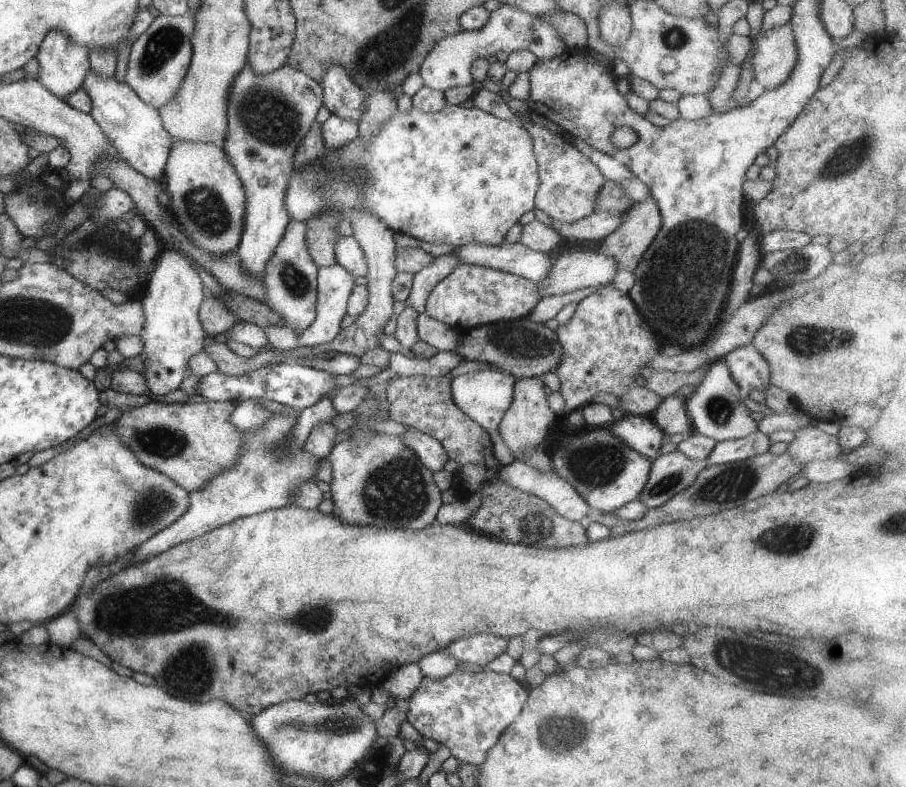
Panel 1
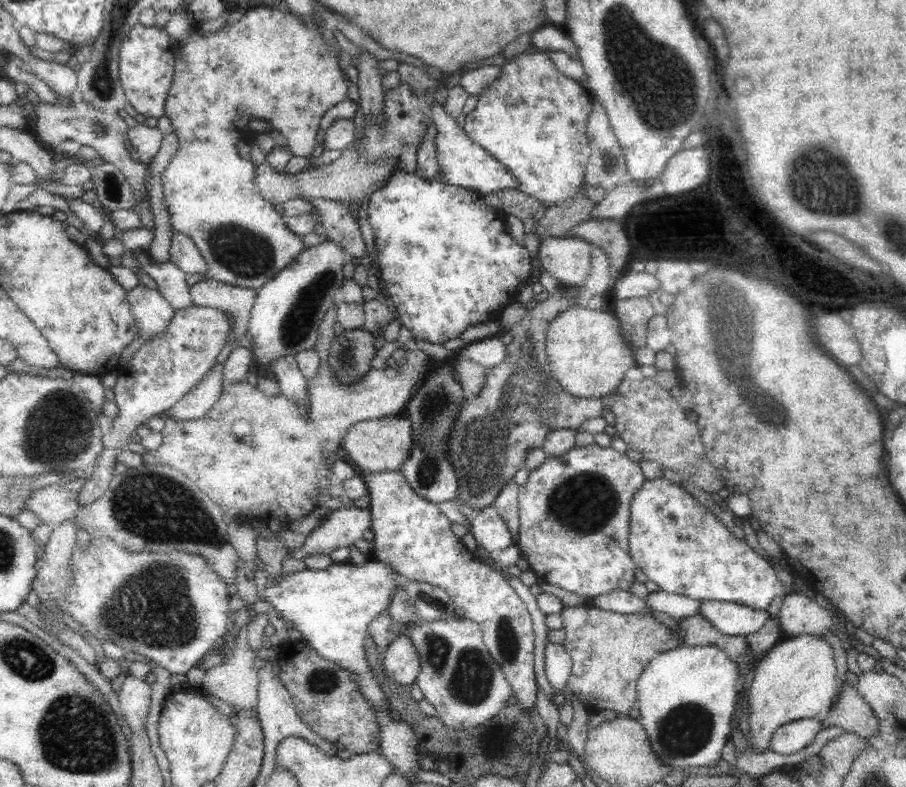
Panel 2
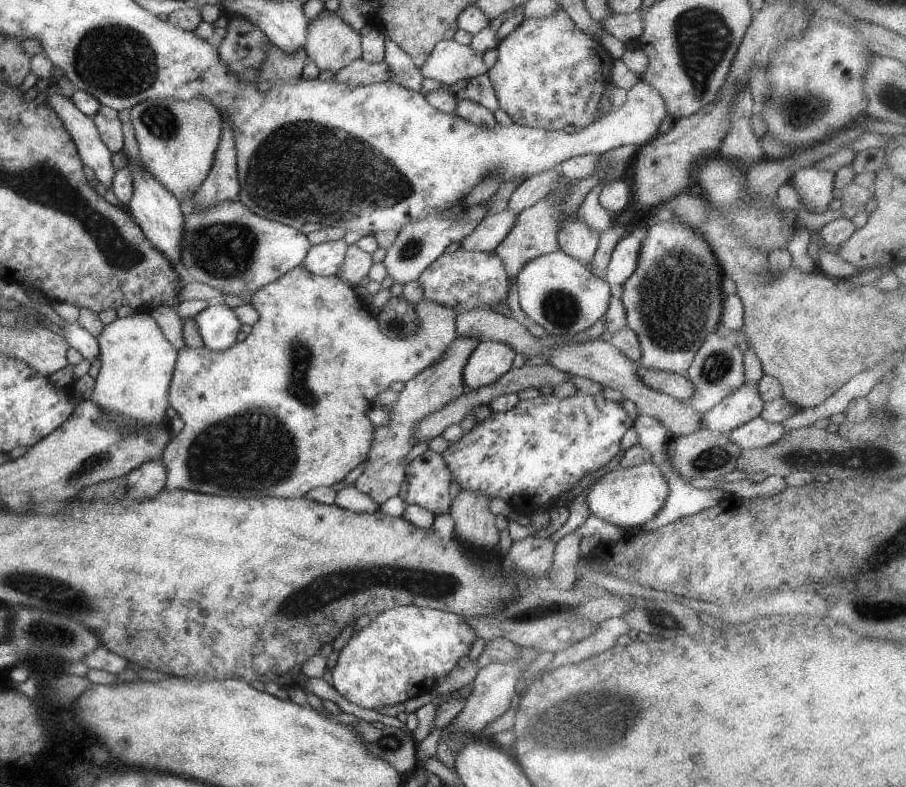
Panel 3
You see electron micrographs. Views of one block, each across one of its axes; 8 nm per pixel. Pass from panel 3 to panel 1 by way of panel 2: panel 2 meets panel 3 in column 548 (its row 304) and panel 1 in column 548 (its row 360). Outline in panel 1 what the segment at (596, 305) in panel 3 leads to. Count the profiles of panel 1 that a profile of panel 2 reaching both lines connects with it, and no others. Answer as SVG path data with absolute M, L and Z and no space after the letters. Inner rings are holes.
M503 240L493 246L467 243L455 247L452 253L459 263L511 273L535 284L545 280L550 269L546 253L531 250L519 242L506 243Z

